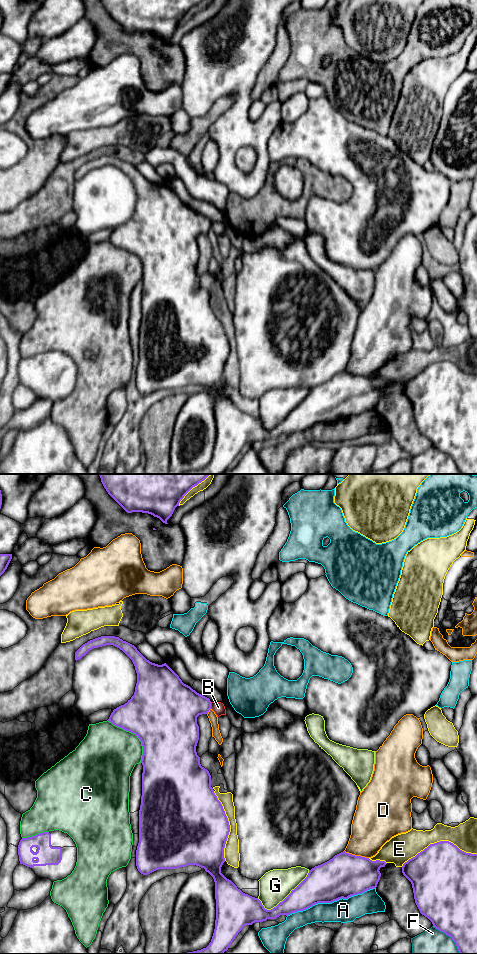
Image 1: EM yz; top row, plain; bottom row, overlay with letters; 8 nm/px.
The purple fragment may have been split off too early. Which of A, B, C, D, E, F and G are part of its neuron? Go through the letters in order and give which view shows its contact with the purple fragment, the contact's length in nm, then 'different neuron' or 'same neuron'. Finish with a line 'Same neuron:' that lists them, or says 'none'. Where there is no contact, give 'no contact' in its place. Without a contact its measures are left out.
A: contact in yz; length 750 nm; different neuron
B: contact in yz; length 60 nm; different neuron
C: contact in yz; length 440 nm; different neuron
D: contact in yz; length 220 nm; different neuron
E: contact in yz; length 600 nm; different neuron
F: contact in yz; length 320 nm; different neuron
G: contact in yz; length 480 nm; different neuron
Same neuron: none

